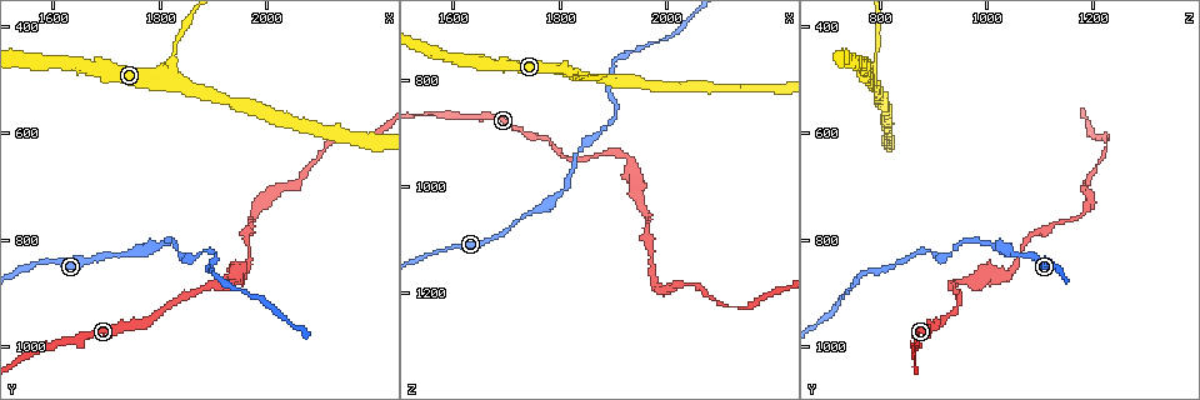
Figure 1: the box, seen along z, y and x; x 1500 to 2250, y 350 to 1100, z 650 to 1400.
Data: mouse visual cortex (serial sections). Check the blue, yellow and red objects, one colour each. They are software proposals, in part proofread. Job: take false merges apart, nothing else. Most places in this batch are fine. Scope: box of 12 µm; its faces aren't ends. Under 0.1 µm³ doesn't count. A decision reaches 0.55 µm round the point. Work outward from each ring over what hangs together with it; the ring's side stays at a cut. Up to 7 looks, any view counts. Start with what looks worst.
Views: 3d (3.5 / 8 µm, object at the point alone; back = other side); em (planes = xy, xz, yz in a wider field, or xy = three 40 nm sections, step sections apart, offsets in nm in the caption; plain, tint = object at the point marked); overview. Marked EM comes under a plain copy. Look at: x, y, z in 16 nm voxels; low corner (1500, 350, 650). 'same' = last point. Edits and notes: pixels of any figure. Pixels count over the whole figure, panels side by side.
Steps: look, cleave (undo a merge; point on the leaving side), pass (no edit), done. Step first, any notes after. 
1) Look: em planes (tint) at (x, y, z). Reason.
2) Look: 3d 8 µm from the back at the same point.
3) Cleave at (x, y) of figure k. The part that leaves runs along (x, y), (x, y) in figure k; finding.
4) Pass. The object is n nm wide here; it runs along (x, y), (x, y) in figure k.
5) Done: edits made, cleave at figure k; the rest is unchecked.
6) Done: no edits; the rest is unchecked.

Look: 3d 3.5 µm at (1820, 475, 785). Sudden change in width.

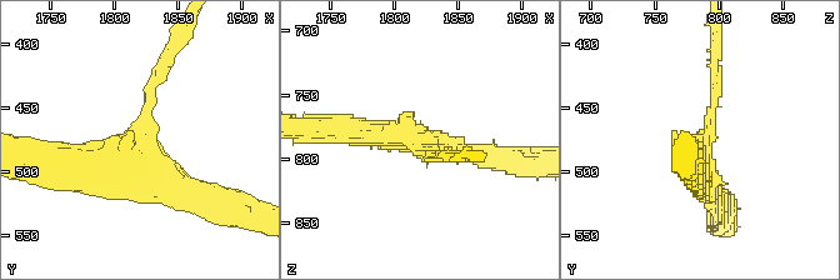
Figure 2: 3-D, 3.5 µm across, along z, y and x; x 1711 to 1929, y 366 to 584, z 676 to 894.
Look: em xy step 2 (tint) at (1814, 480, 784).

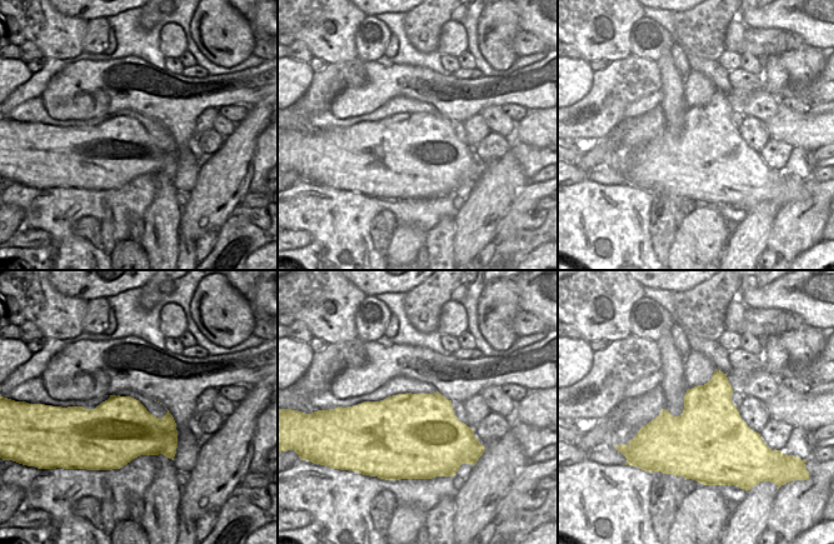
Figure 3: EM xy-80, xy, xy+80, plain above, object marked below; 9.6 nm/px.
Look: em planes (tint) at the same point. Cut it another way.

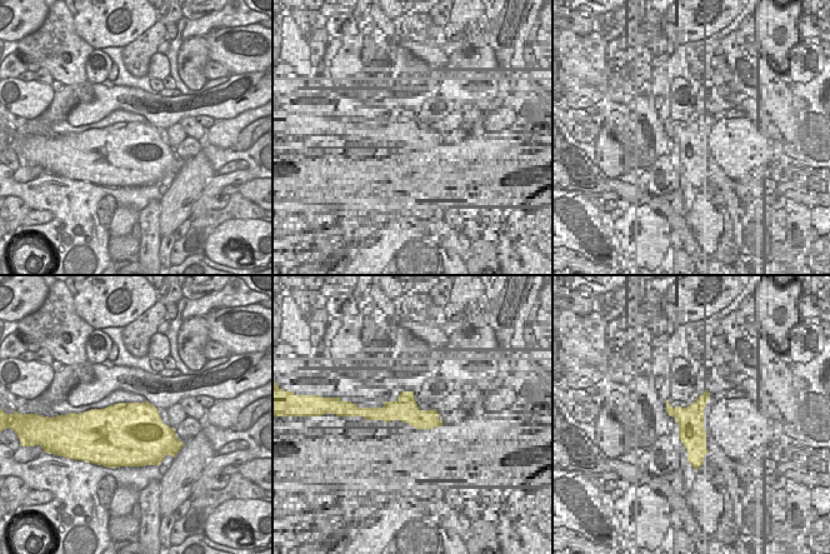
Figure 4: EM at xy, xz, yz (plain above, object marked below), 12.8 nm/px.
Pass. The object is 850 nm wide here; it runs along (50, 161), (120, 158), (161, 74) in figure 2; continuous, no second cell.

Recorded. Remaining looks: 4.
Look: 3d 3.5 µm at (1830, 825, 930). Narrows sharply.

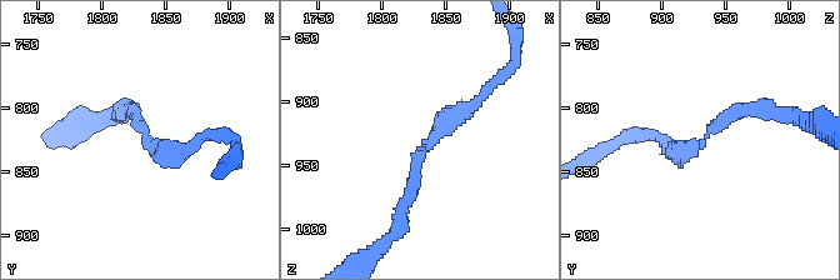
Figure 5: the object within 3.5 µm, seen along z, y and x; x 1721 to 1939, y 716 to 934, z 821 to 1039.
Pass. The arms are 200, 200 nm wide; one cell here.

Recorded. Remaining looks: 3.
Look: 3d 8 µm at (1955, 870, 1040). Sudden change in width.

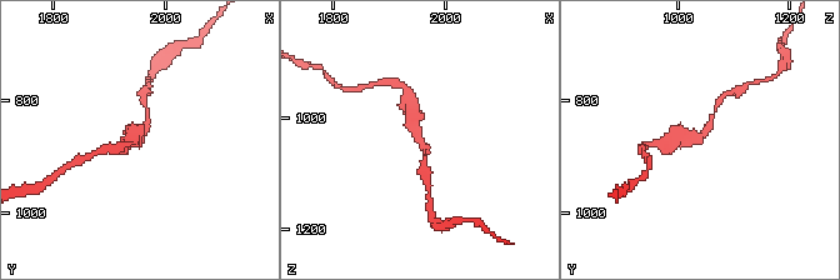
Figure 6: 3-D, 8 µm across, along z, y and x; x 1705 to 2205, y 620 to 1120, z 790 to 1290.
Look: 3d 3.5 µm at (1955, 870, 1040). Closer look.

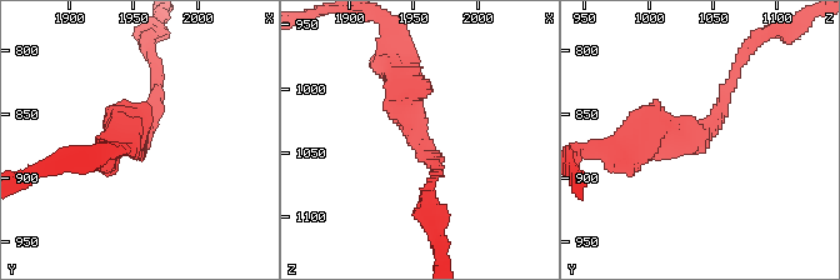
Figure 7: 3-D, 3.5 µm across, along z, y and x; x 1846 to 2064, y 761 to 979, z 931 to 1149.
Look: em xy step 2 (tint) at (1954, 868, 1040). The arms are 150, 450 nm wide.

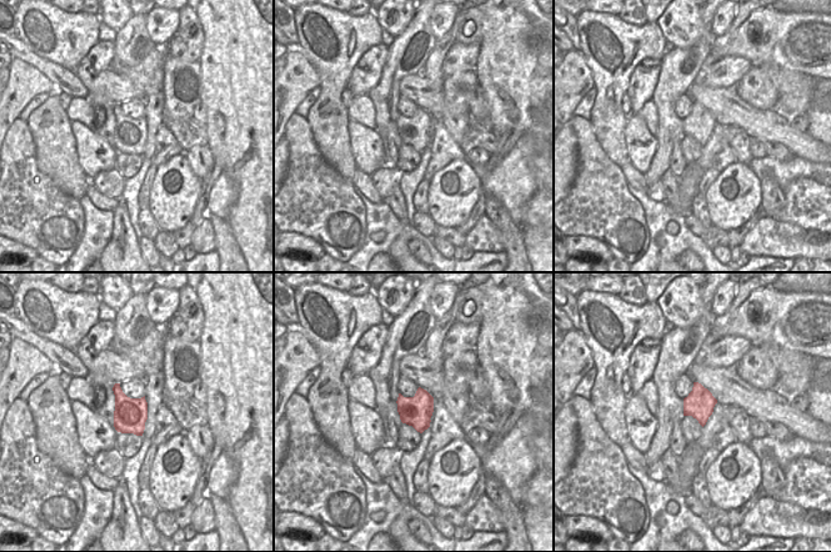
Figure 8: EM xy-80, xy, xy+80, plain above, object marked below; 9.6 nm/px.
Pass. All the same cell.

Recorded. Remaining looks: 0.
Done: no edits; the rest is unchecked.

